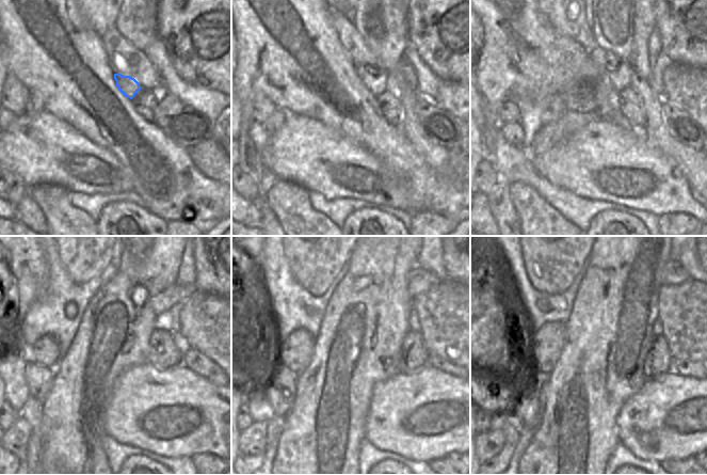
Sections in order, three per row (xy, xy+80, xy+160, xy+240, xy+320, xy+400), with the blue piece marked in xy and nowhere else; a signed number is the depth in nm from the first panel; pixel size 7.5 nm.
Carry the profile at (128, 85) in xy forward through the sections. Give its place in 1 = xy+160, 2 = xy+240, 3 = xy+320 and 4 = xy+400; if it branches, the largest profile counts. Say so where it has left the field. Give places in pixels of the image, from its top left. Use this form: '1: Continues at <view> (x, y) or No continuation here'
1: Continues at xy+160 (617, 72)
2: Continues at xy+240 (161, 303)
3: Continues at xy+320 (420, 281)
4: Continues at xy+400 (673, 273)

